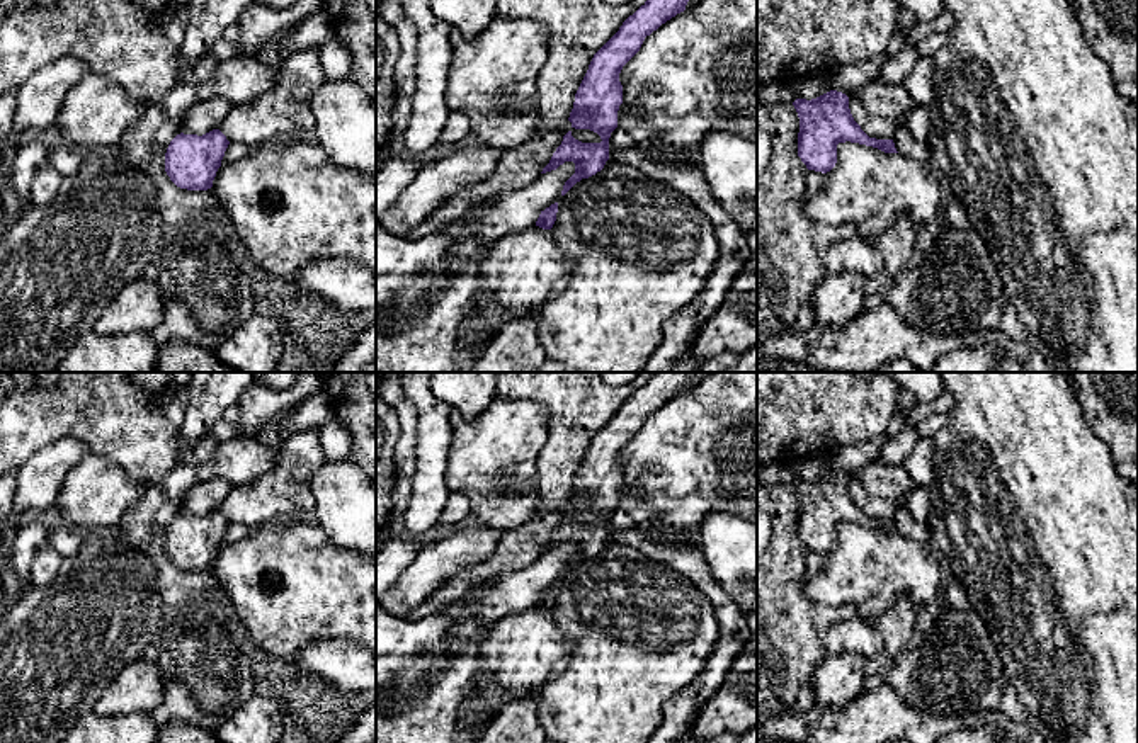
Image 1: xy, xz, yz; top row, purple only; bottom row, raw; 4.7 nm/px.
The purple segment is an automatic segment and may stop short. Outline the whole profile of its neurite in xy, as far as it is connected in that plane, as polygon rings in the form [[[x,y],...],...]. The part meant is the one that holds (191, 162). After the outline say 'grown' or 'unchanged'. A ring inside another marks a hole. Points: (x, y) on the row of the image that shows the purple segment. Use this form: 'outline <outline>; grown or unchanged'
outline [[[219,129],[202,136],[180,133],[167,148],[165,172],[180,189],[208,190],[213,187],[228,145]]]; unchanged

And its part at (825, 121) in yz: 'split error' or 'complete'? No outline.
complete

